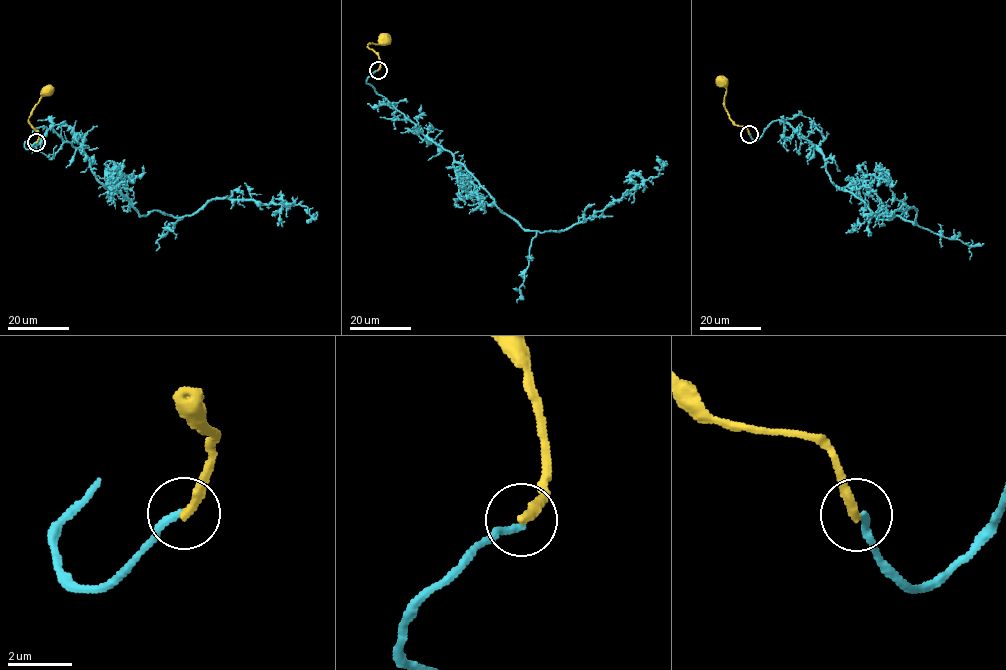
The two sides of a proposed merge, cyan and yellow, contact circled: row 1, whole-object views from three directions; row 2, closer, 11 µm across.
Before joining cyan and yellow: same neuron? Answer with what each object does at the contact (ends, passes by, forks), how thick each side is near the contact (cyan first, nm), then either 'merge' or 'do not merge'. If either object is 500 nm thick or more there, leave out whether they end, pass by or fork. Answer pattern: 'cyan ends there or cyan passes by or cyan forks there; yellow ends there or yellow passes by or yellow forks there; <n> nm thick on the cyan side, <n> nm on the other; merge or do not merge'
cyan ends there; yellow ends there; 240 nm thick on the cyan side, 320 nm on the other; do not merge

